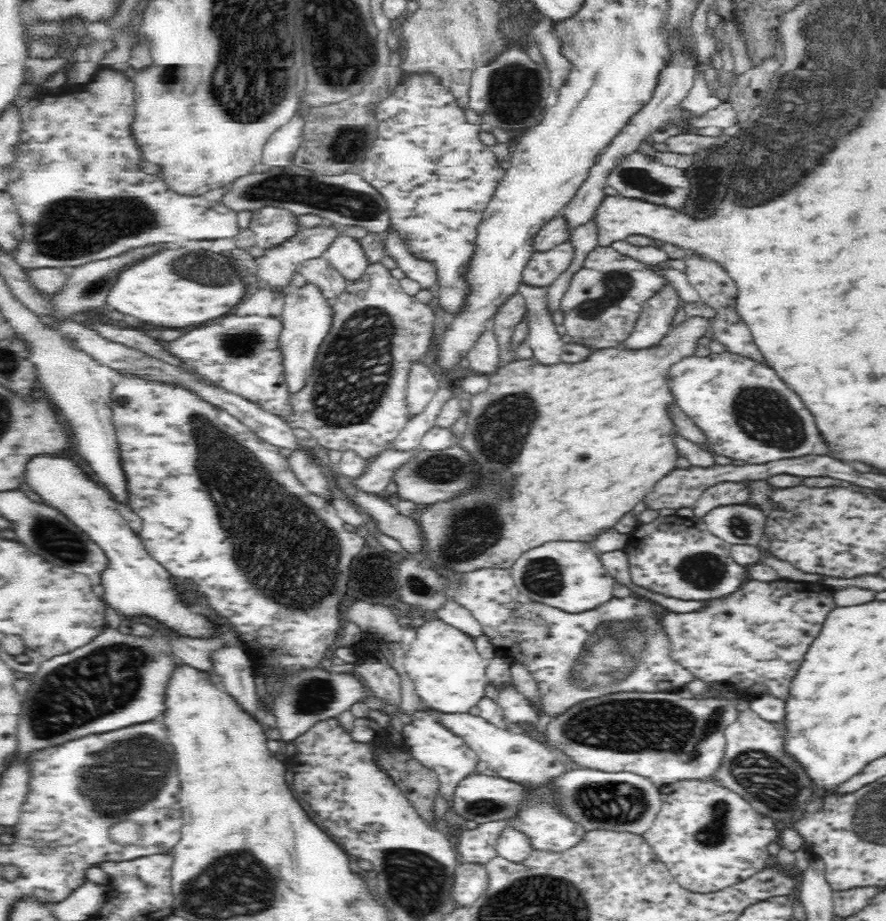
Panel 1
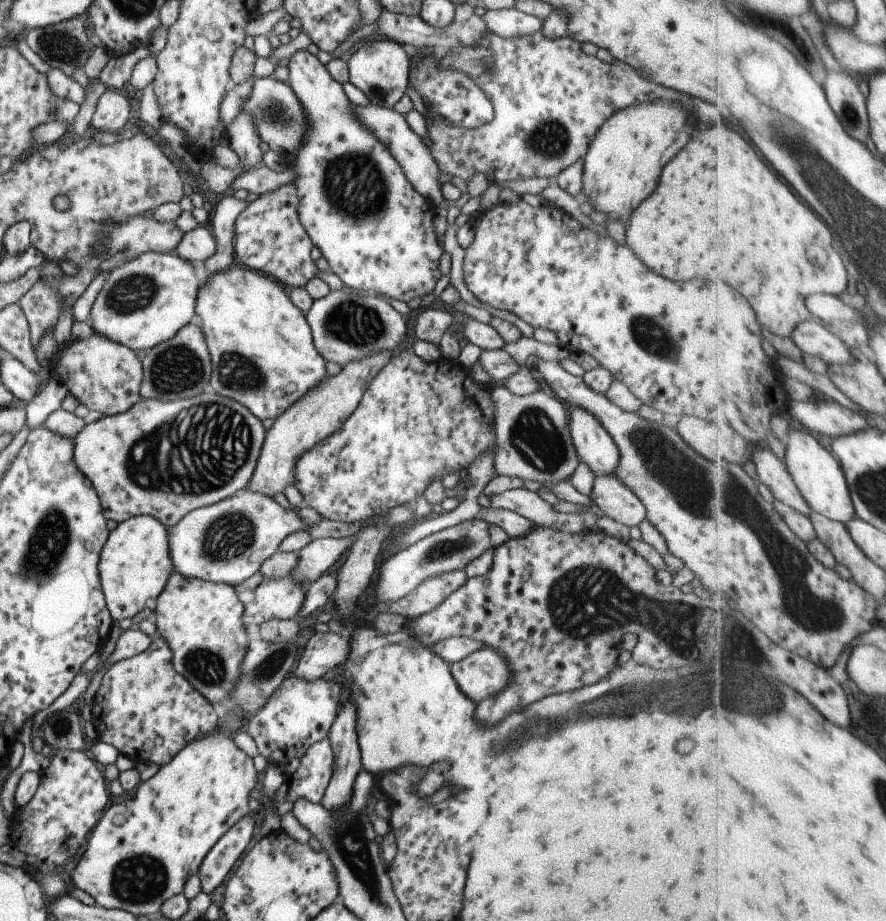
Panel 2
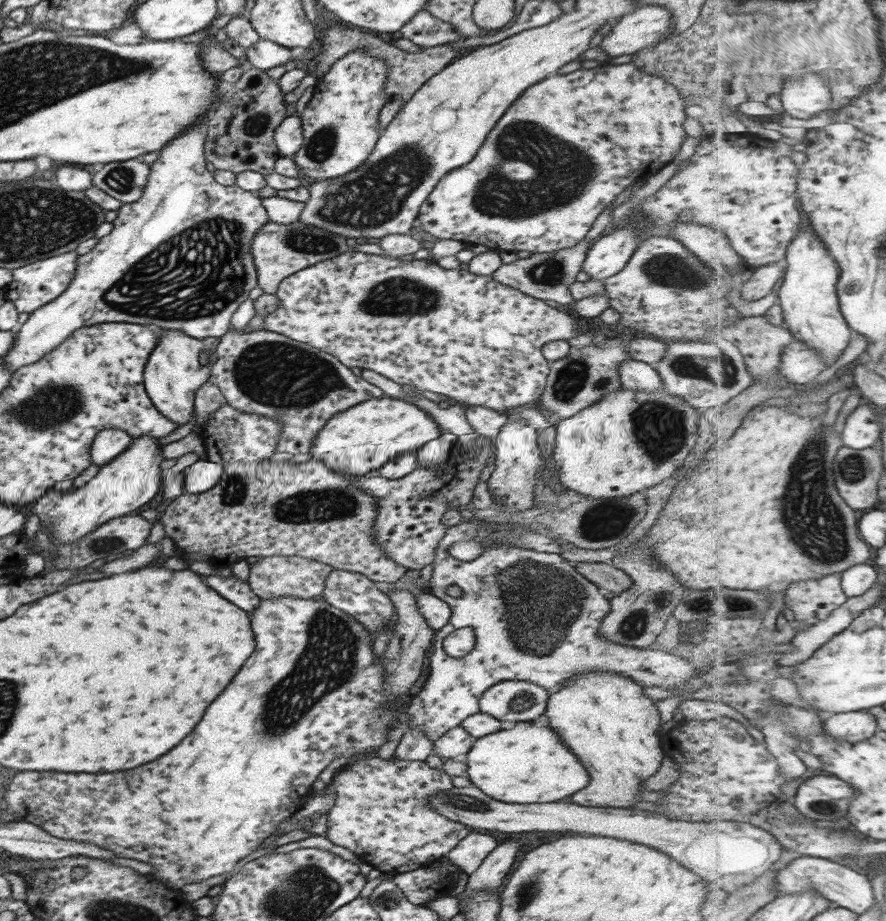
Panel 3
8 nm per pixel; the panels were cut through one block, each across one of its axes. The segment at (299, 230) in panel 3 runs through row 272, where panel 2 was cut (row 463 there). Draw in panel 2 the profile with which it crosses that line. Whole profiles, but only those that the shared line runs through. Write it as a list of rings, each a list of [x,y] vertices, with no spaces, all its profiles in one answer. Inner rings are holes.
[[[378,352],[378,354],[370,354],[368,358],[348,362],[342,366],[342,372],[326,378],[326,382],[322,382],[318,388],[306,394],[306,398],[290,406],[280,418],[275,420],[272,428],[265,432],[257,466],[246,490],[260,492],[273,498],[275,494],[284,492],[287,486],[294,486],[294,480],[296,480],[294,468],[298,460],[308,450],[314,450],[318,442],[324,442],[330,434],[343,426],[344,422],[350,418],[350,414],[358,408],[370,382],[378,376],[378,372],[384,366],[388,365],[391,356],[392,352]]]

